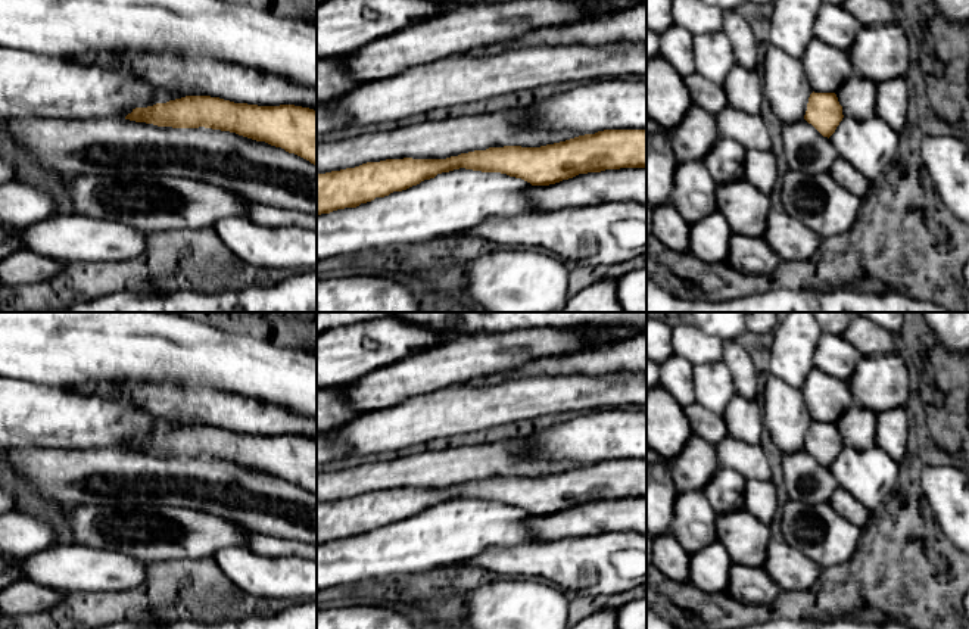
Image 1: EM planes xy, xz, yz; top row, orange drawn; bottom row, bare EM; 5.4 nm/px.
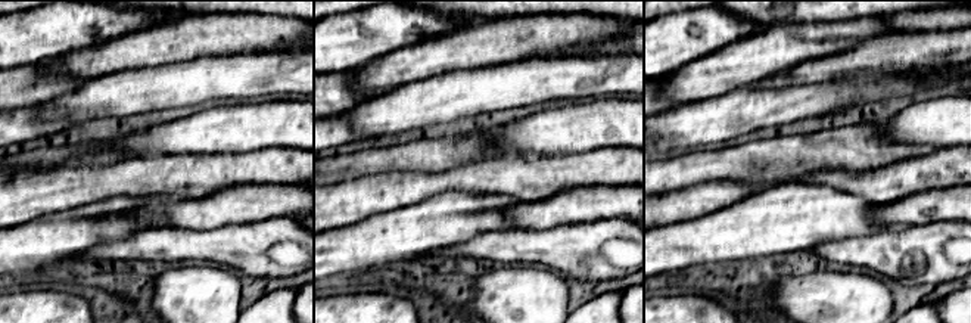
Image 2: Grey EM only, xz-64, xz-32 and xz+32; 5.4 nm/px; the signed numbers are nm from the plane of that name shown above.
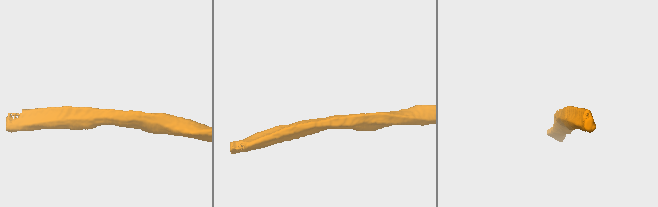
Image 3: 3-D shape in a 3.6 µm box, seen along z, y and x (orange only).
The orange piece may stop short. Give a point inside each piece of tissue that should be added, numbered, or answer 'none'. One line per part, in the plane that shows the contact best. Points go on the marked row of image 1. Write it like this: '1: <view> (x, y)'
none

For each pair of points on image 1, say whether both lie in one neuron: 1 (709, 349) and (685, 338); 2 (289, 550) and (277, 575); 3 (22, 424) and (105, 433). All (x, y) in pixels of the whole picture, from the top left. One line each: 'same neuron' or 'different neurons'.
1: same neuron
2: different neurons
3: same neuron

